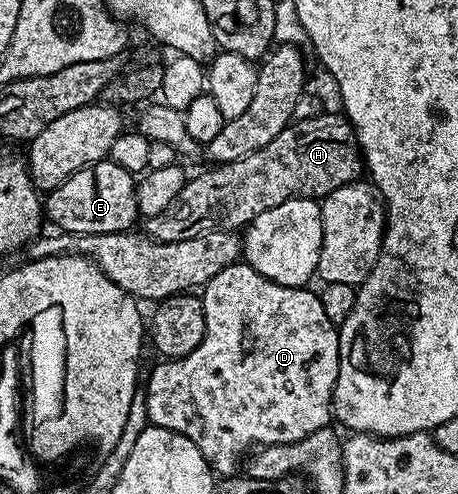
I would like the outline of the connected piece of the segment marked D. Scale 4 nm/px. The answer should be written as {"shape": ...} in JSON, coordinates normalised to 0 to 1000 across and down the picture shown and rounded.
{"shape":[[[537,530],[504,534],[491,547],[483,547],[483,555],[467,559],[441,585],[448,684],[439,692],[439,700],[430,700],[430,709],[421,709],[421,717],[400,721],[393,729],[358,727],[347,733],[356,737],[343,739],[332,749],[330,763],[321,769],[321,794],[317,791],[323,852],[341,866],[378,870],[386,879],[413,887],[413,895],[421,895],[421,903],[430,903],[430,911],[439,911],[439,919],[472,966],[511,966],[524,953],[535,925],[559,903],[648,895],[653,889],[666,887],[668,881],[683,879],[688,870],[701,870],[725,856],[723,808],[740,755],[740,666],[734,656],[718,652],[718,642],[710,638],[710,626],[701,619],[694,597],[686,589],[677,591],[679,587],[670,579],[657,583],[614,579],[605,571],[561,555],[561,547],[546,543]]]}

